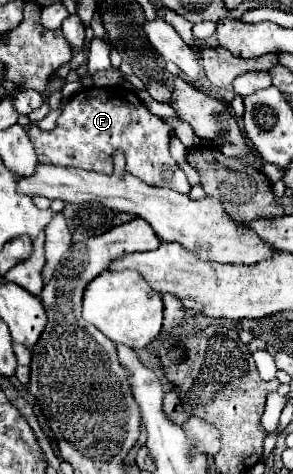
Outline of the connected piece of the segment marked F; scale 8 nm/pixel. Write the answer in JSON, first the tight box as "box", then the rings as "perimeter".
{"box":[29,88,191,195],"perimeter":[[[81,88],[71,98],[63,102],[63,110],[55,122],[53,130],[41,130],[37,126],[29,128],[29,138],[35,146],[41,164],[73,166],[93,172],[113,172],[113,152],[125,154],[125,170],[149,186],[167,187],[188,195],[191,185],[185,172],[173,160],[169,152],[171,124],[159,116],[153,116],[135,92],[125,88]]]}

